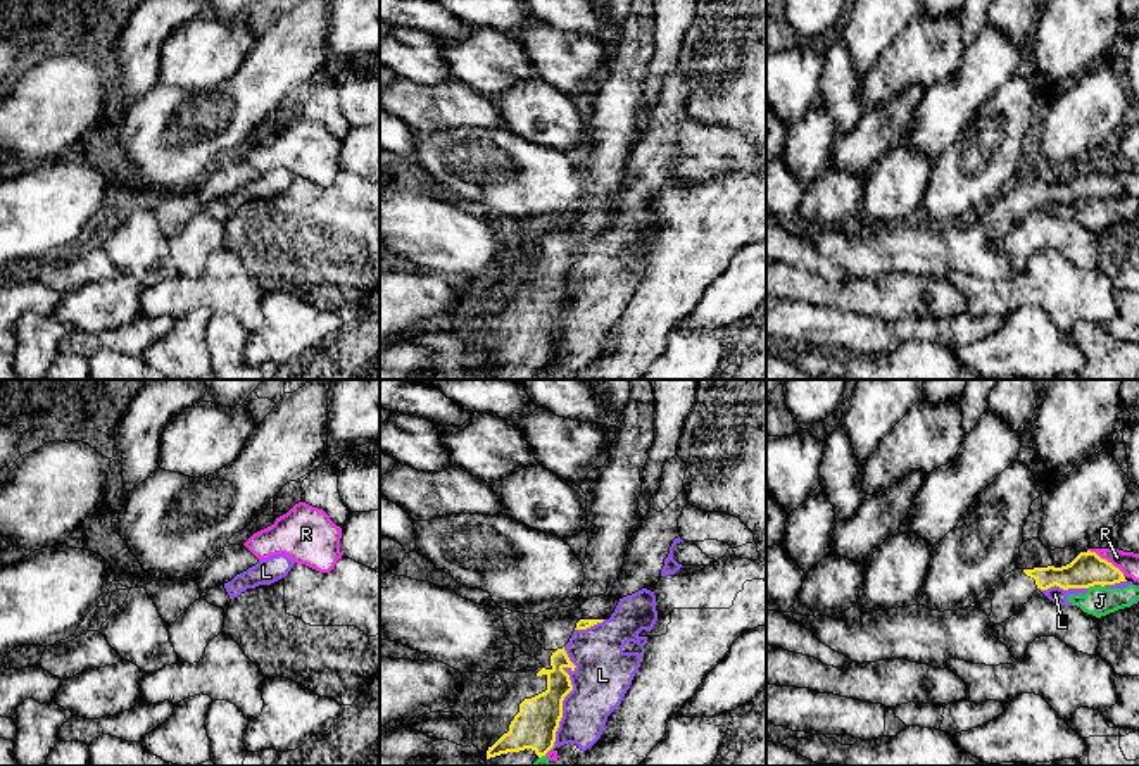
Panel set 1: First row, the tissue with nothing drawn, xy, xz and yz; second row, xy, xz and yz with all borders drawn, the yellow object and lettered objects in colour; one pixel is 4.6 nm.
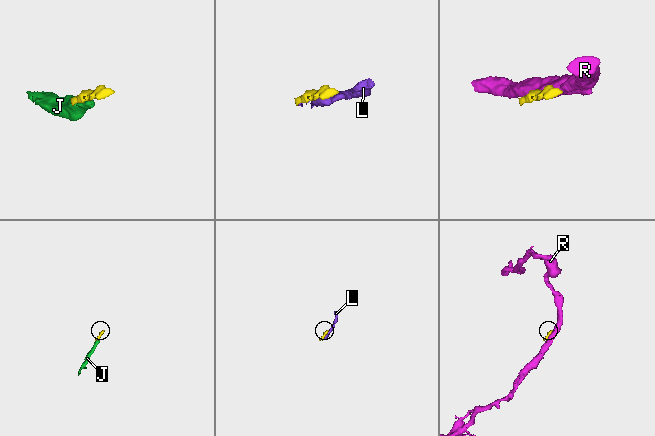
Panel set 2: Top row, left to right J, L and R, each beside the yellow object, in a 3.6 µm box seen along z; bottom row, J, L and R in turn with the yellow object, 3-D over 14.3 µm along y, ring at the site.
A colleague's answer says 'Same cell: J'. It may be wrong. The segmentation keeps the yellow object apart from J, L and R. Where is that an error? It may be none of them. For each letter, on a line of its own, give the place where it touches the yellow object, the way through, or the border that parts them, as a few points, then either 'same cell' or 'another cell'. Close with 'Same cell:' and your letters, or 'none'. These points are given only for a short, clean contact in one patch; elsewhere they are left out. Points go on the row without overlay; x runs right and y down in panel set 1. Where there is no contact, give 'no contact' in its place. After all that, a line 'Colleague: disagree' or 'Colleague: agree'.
J: meets yellow in yz at (1089, 199); border along yz (1093, 199), (1088, 200); another cell
L: meets yellow in xz at (566, 307); another cell
R: meets yellow in yz at (1105, 173); another cell
Same cell: none
Colleague: disagree

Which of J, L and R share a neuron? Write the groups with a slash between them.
J L / R

